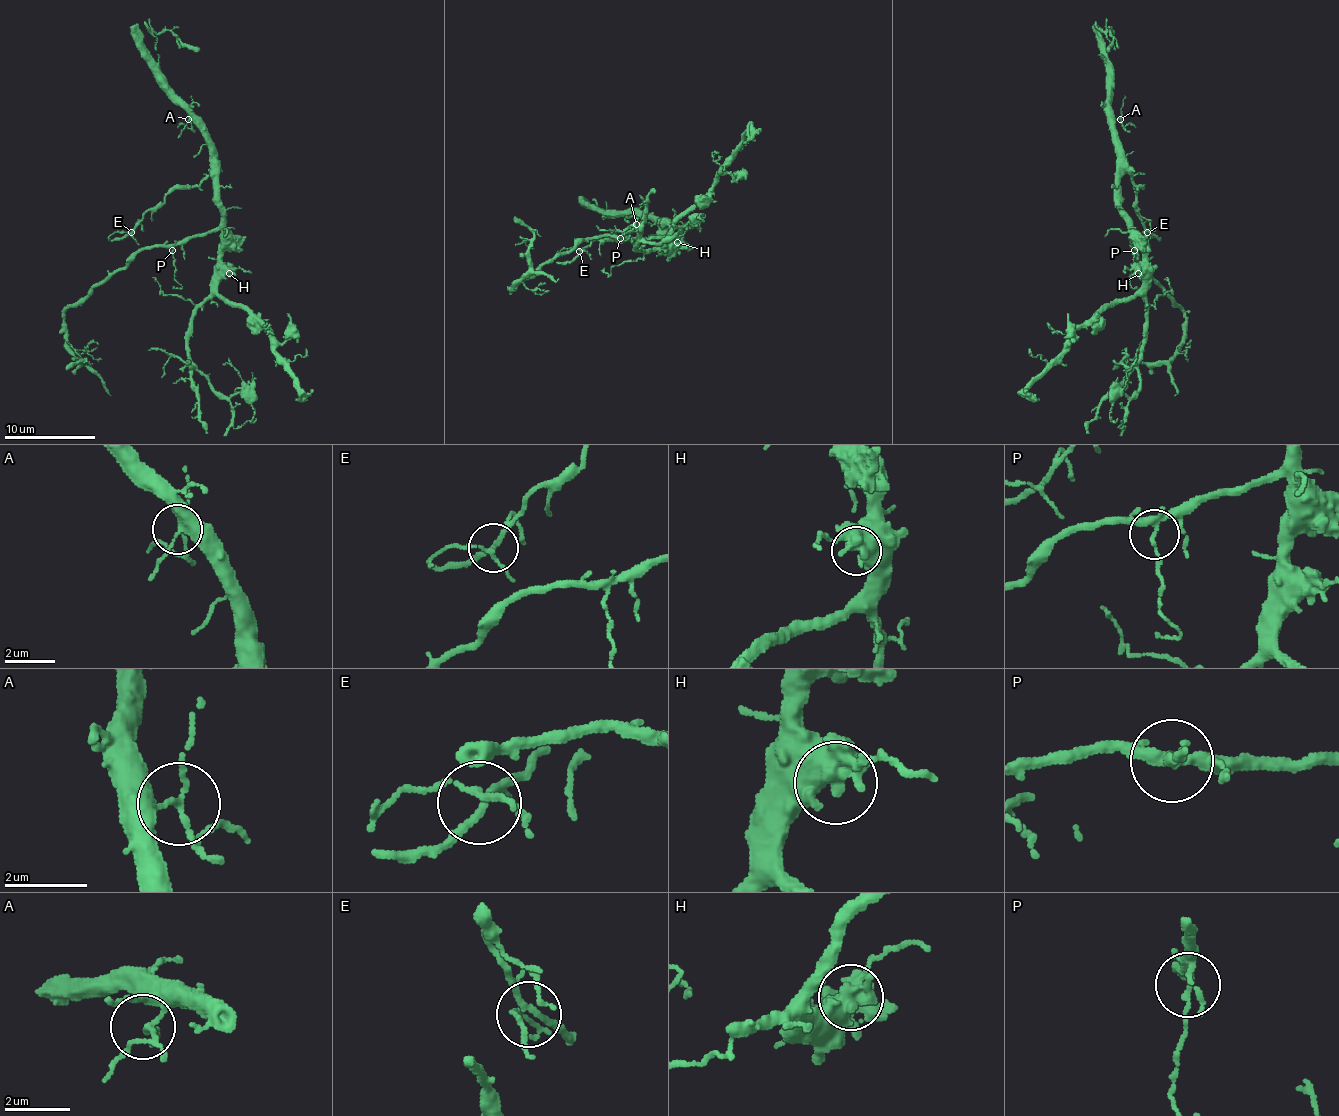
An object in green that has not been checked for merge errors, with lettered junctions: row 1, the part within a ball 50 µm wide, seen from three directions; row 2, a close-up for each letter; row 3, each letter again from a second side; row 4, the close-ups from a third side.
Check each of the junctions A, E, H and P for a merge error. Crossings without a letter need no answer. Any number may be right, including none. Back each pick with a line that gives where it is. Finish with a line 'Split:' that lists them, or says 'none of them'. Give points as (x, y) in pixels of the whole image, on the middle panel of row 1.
Split: none of them

